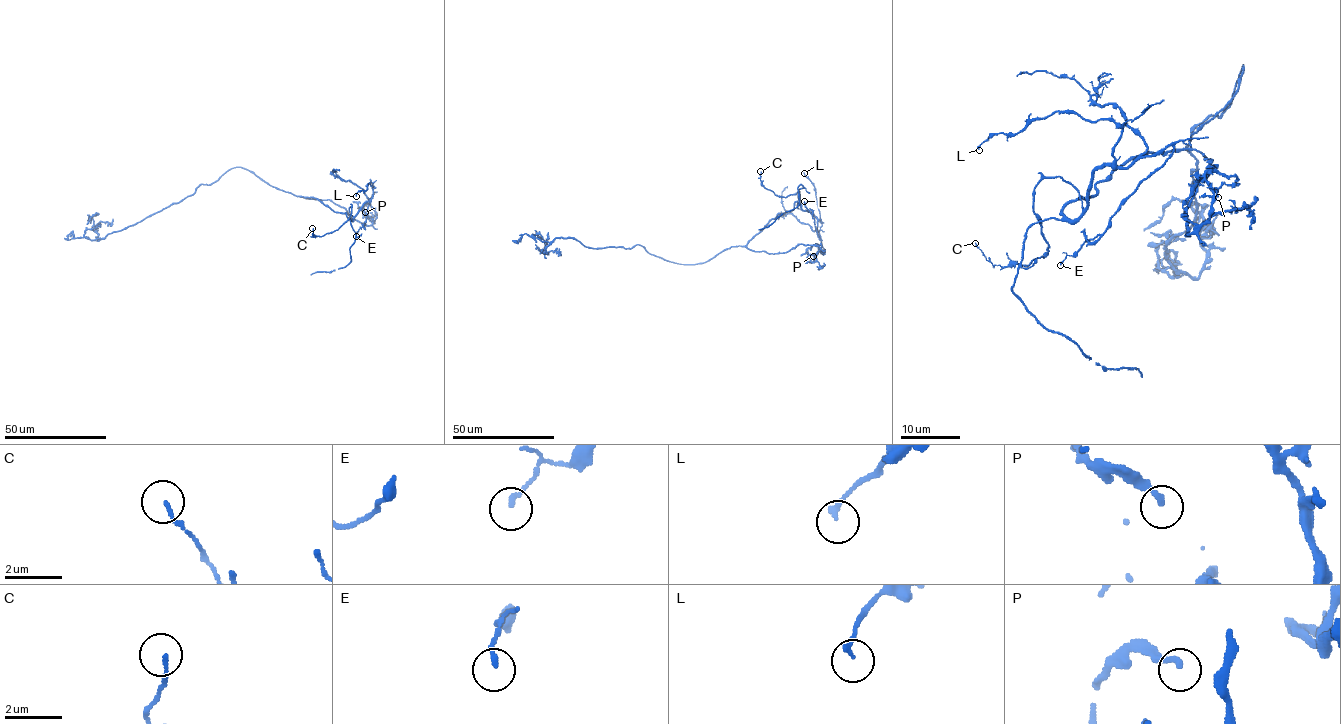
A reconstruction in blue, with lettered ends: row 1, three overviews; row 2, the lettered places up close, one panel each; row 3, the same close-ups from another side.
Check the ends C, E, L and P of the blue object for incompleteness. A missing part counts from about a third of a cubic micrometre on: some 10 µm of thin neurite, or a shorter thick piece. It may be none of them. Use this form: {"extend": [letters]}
{"extend": []}

